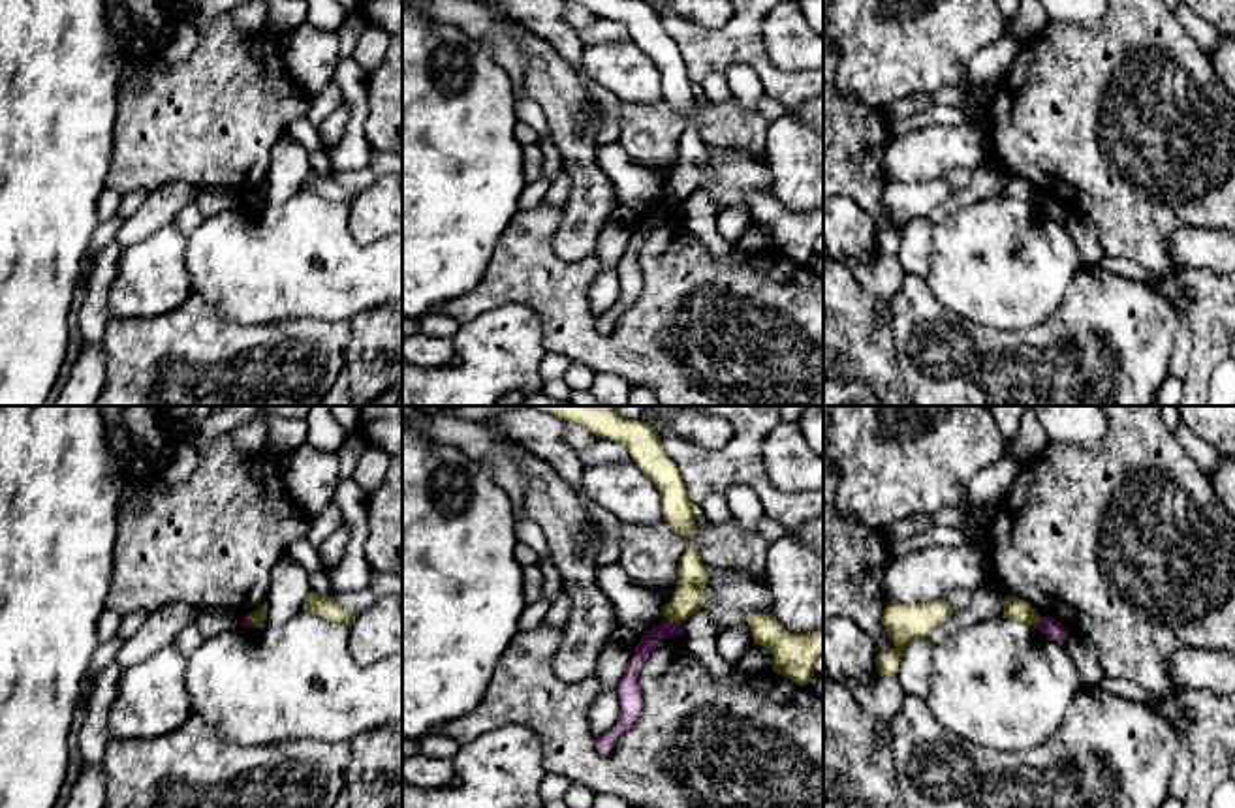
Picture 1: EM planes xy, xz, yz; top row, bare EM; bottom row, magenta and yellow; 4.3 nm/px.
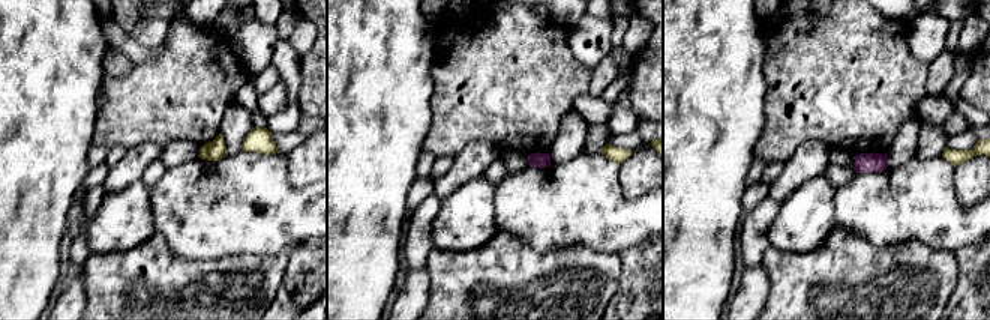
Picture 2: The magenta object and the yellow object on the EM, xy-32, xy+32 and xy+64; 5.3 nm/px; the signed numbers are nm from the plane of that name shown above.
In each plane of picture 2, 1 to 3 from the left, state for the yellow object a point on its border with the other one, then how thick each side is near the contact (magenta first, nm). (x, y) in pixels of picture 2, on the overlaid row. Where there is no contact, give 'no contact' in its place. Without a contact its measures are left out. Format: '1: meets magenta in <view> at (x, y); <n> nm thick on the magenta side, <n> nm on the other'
1: no contact
2: no contact
3: no contact

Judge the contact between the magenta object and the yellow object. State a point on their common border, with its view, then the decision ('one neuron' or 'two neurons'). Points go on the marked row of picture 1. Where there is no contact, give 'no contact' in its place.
xz (673, 621) | two neurons

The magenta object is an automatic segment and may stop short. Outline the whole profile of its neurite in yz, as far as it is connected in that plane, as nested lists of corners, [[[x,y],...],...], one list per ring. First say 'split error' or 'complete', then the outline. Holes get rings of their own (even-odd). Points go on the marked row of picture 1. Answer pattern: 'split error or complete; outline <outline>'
complete; outline [[[1040,616],[1040,622],[1036,626],[1041,633],[1045,633],[1047,637],[1051,637],[1053,641],[1058,641],[1058,643],[1066,643],[1068,639],[1068,629],[1056,622],[1055,618],[1051,616]]]

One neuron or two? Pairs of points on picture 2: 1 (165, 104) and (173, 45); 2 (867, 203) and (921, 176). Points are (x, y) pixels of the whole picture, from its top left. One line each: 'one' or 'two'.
1: one
2: one

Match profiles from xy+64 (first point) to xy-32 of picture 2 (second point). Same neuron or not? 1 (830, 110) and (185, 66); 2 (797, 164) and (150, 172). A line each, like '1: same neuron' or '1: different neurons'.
1: same neuron
2: different neurons

